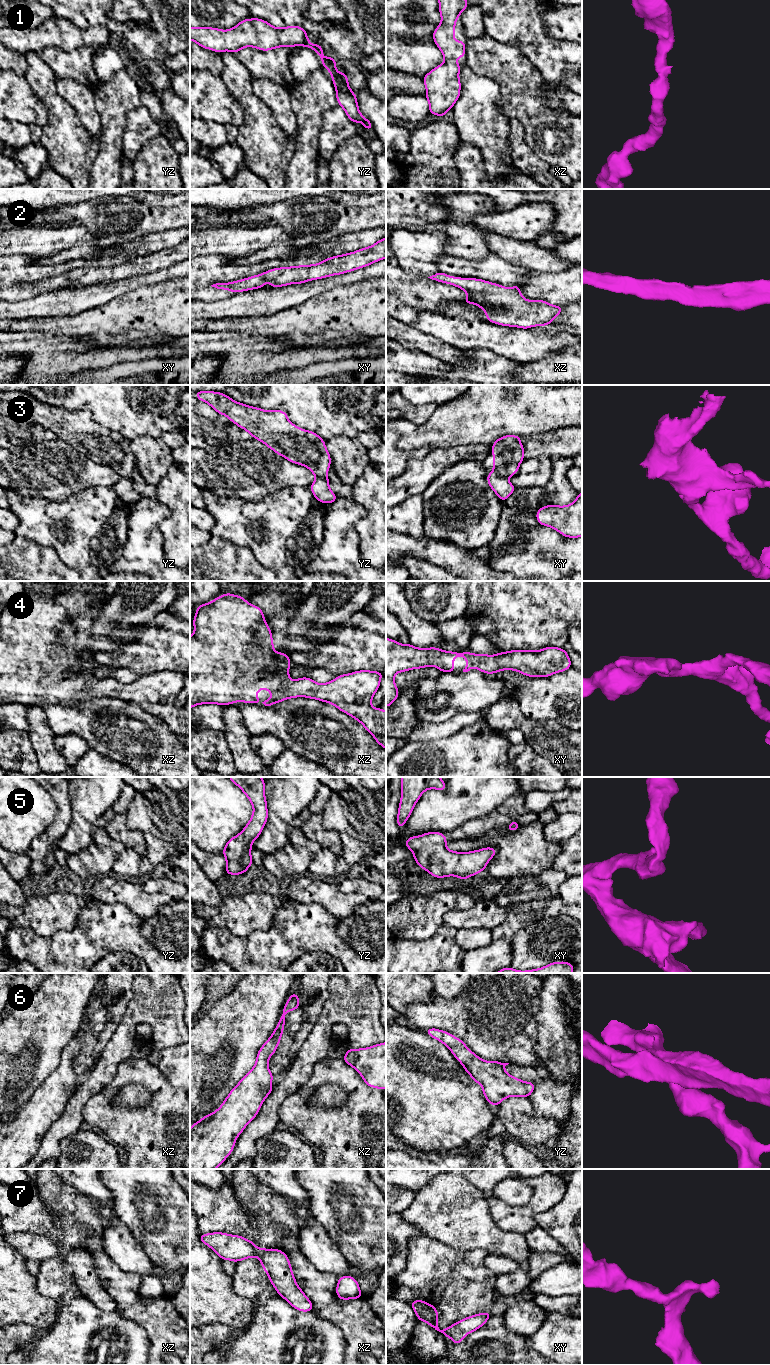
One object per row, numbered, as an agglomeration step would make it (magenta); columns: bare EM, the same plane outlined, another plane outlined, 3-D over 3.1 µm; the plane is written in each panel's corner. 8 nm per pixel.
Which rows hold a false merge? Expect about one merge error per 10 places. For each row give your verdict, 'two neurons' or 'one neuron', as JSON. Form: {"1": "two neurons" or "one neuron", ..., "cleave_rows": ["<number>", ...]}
{"1": "one neuron", "2": "one neuron", "3": "one neuron", "4": "one neuron", "5": "one neuron", "6": "one neuron", "7": "one neuron", "cleave_rows": []}

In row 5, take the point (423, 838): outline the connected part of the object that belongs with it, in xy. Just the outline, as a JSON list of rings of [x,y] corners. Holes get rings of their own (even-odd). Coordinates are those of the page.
[[[427,832],[420,836],[409,837],[405,846],[410,849],[416,863],[435,878],[455,876],[463,881],[481,871],[485,871],[487,863],[496,854],[496,848],[486,847],[470,852],[451,851],[446,847],[447,838],[441,832]]]

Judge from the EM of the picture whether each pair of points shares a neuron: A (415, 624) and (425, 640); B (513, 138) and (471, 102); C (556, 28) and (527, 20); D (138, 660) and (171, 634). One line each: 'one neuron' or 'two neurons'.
A: one neuron
B: two neurons
C: two neurons
D: one neuron

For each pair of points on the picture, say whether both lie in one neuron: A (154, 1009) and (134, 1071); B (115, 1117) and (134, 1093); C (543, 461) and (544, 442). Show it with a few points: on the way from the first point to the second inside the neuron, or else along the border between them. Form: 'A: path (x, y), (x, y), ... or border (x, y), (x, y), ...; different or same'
A: border (126, 1059), (117, 1066), (116, 1073), (112, 1078); different
B: border (112, 1092), (111, 1105), (115, 1108), (147, 1105); different
C: border (550, 455), (539, 455), (524, 459); different

